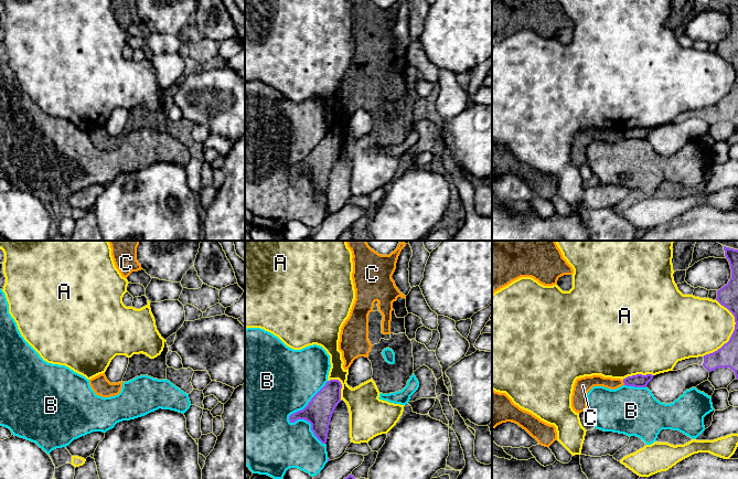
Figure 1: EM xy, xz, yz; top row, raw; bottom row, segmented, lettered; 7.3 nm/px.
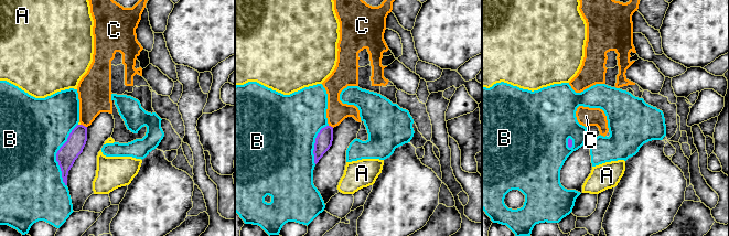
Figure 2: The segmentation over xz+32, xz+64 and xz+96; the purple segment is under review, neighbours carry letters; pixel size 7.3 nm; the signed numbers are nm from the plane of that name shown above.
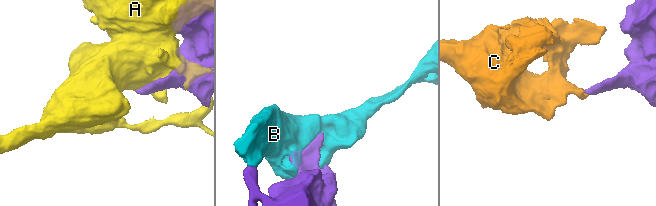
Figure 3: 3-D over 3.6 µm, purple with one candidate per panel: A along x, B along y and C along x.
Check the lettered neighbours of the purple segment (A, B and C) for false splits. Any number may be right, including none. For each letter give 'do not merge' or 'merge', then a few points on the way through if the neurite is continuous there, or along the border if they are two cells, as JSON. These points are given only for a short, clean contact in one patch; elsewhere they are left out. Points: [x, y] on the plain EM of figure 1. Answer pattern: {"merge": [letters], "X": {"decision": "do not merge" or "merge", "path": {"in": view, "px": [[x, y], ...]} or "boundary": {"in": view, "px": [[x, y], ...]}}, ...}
{"merge": [], "A": {"decision": "do not merge"}, "B": {"decision": "do not merge"}, "C": {"decision": "do not merge", "boundary": {"in": "yz", "px": [[622, 132], [624, 137]]}}}

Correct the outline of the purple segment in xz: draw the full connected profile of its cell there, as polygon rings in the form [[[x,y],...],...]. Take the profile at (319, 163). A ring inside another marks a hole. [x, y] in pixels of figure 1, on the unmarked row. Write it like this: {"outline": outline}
{"outline": [[[330,132],[311,151],[308,158],[289,169],[290,175],[304,172],[311,177],[311,183],[322,195],[327,195],[332,167],[341,155],[342,137],[339,132]]]}

